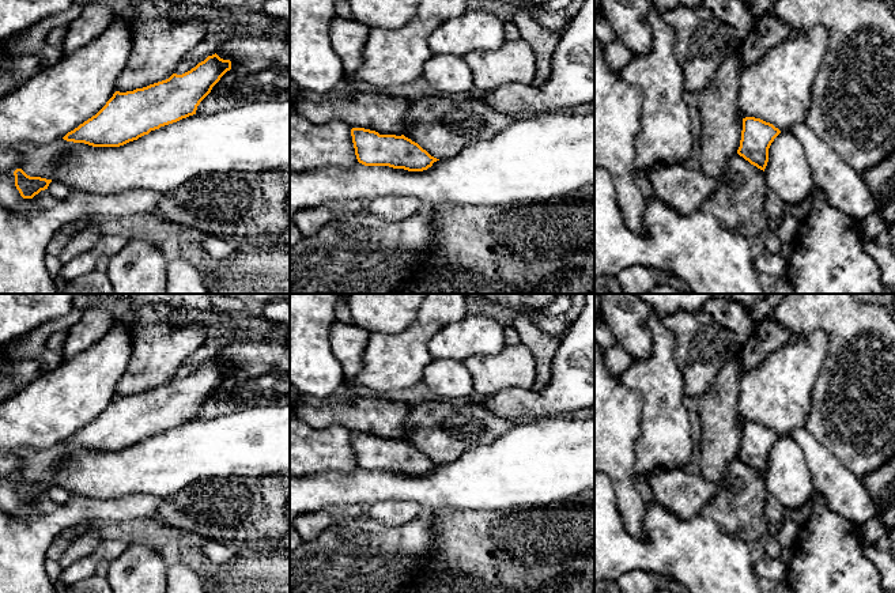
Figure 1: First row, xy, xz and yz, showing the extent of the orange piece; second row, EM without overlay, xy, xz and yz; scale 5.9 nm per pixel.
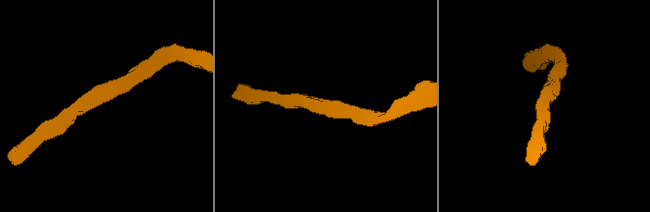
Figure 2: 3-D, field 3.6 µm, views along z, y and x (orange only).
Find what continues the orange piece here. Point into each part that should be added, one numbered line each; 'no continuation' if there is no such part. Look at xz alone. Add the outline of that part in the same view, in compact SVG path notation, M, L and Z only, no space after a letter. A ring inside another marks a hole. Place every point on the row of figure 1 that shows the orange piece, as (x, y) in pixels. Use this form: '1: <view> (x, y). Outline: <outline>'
1: xz (313, 147). Outline: M290 110L290 171L354 169L359 162L351 129L343 122L316 125Z

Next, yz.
1: yz (777, 89). Outline: M828 30L792 31L740 78L740 116L760 118L781 132L805 121L812 83L827 53Z

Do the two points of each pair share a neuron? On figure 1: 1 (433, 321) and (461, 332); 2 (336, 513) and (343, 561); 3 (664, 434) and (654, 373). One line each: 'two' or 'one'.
1: two
2: two
3: one

